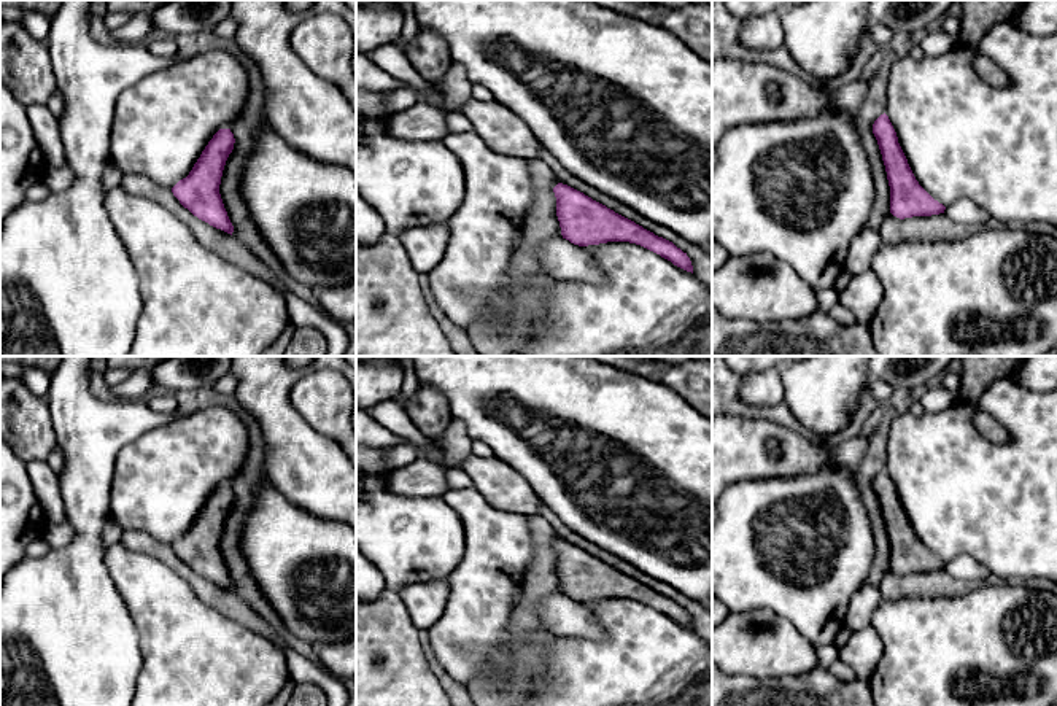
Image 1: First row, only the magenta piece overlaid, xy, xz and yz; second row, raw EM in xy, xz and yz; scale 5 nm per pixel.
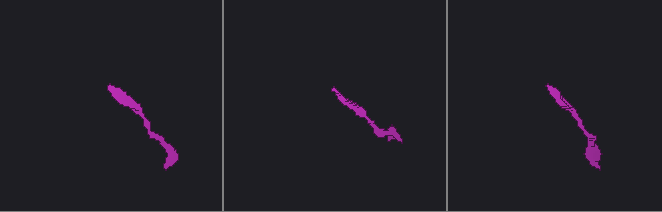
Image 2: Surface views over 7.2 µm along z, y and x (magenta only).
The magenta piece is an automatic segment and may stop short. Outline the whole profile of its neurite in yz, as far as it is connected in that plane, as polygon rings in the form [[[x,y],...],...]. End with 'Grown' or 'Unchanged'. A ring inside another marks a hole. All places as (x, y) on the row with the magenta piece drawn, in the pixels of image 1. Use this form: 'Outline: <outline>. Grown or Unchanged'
Outline: [[[884,113],[873,124],[890,186],[890,216],[882,221],[879,234],[884,243],[958,240],[978,231],[958,224],[946,213],[916,180],[898,143],[896,132]]]. Grown

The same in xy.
Outline: [[[219,129],[208,142],[189,175],[172,189],[140,173],[124,173],[126,192],[157,202],[184,223],[194,239],[227,262],[265,280],[277,289],[289,289],[264,262],[234,235],[234,226],[224,208],[219,184],[229,154],[234,149],[230,129]]]. Grown

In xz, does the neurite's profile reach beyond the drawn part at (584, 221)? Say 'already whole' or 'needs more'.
needs more

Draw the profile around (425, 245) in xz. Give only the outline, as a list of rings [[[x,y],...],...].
[[[448,223],[412,227],[399,235],[413,267],[428,273],[443,258],[448,243]]]

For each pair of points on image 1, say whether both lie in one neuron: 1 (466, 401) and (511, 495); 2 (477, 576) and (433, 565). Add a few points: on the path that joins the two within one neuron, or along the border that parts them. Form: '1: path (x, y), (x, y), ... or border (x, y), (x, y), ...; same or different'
1: border (493, 455), (523, 479); different
2: border (466, 535), (464, 557), (447, 577); different

